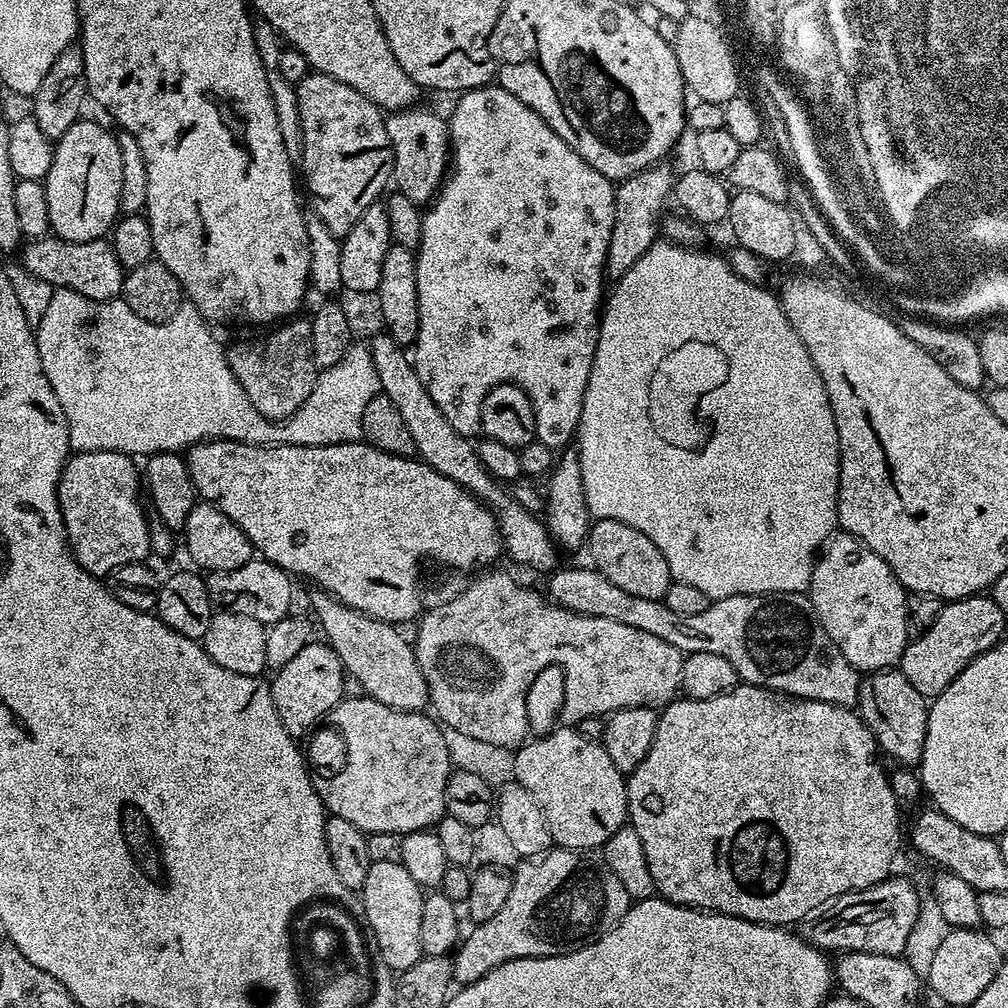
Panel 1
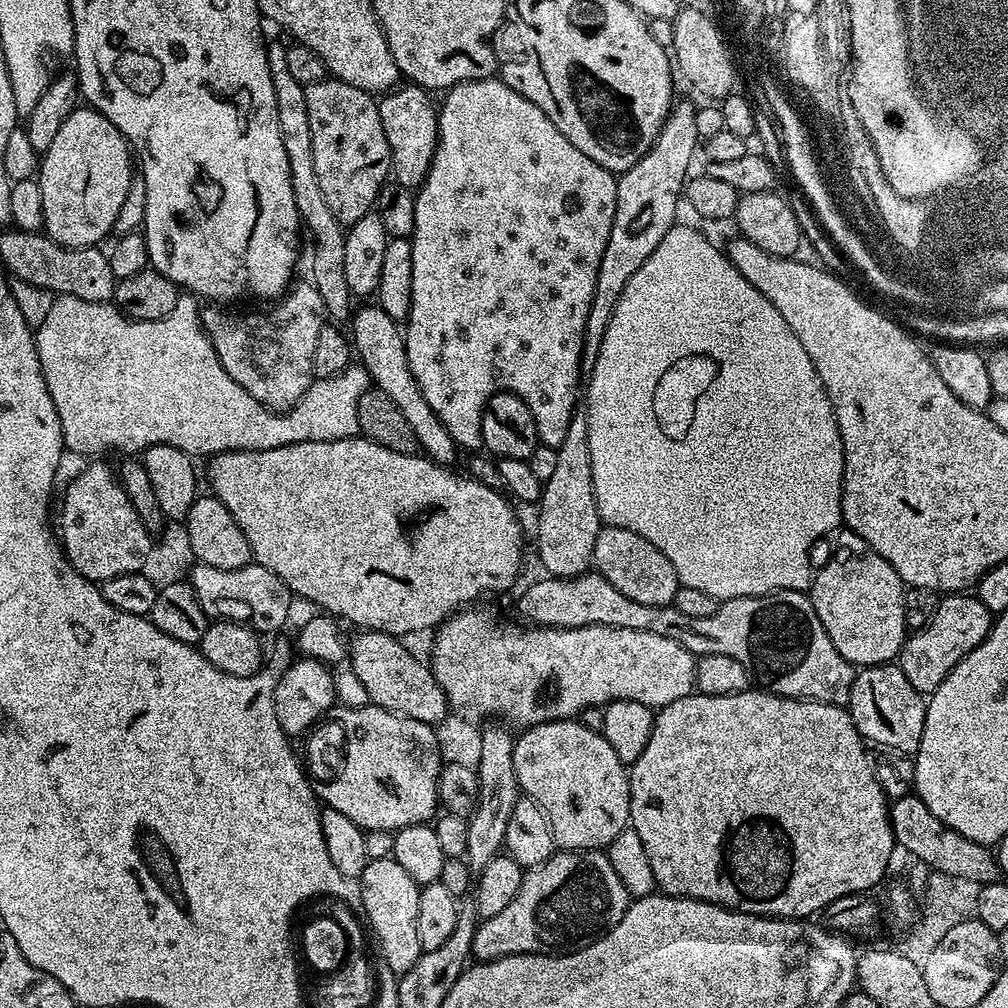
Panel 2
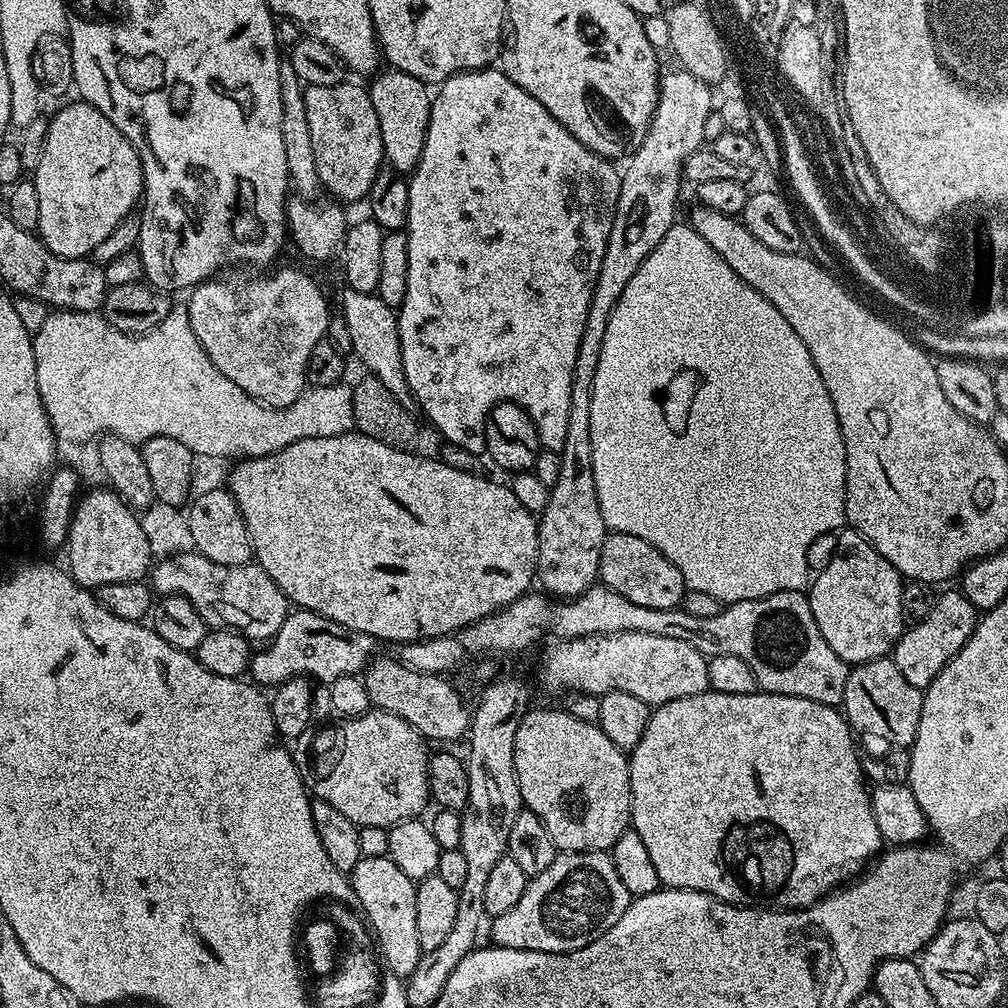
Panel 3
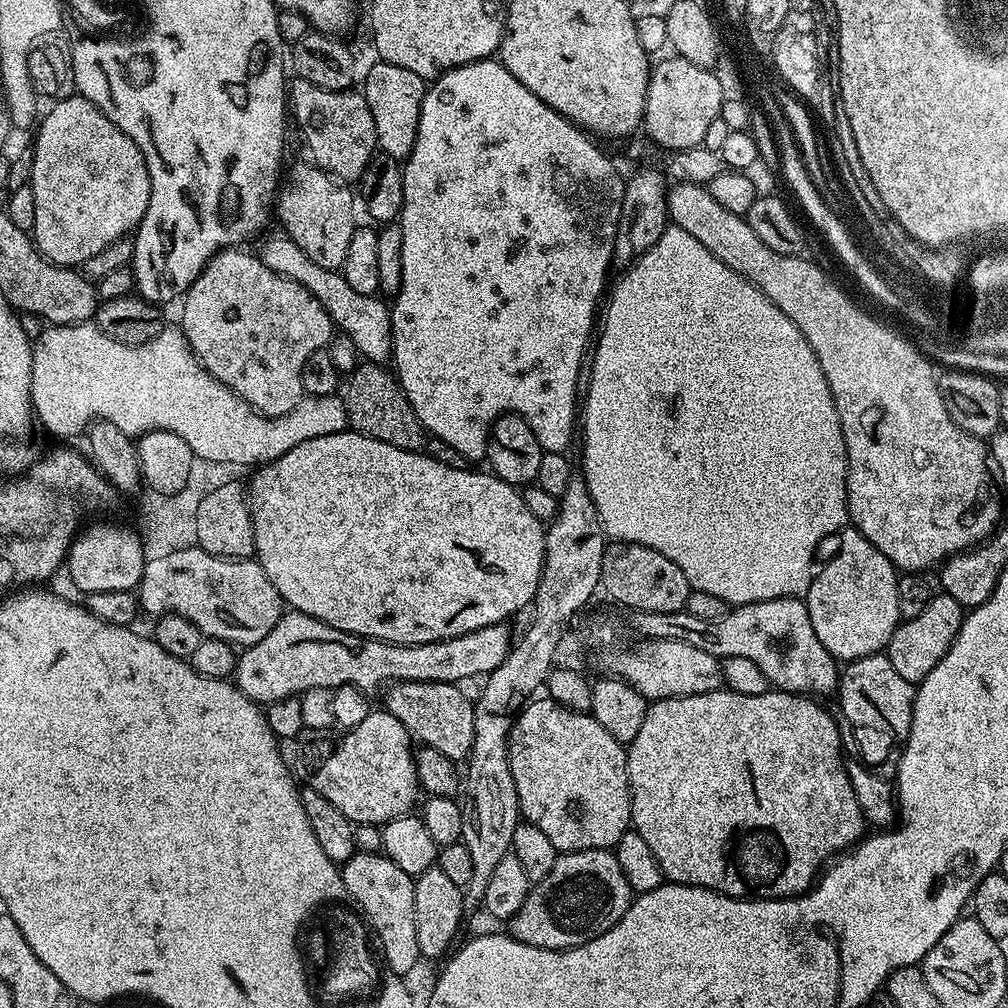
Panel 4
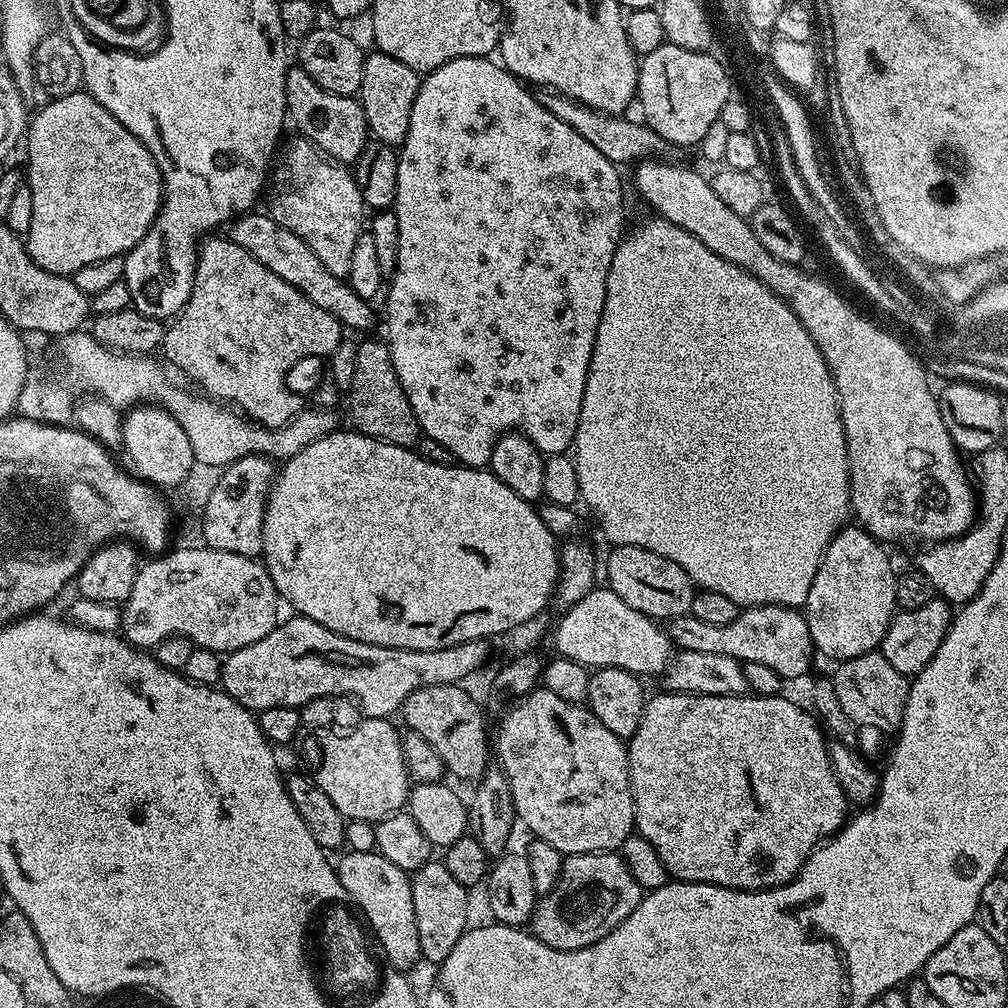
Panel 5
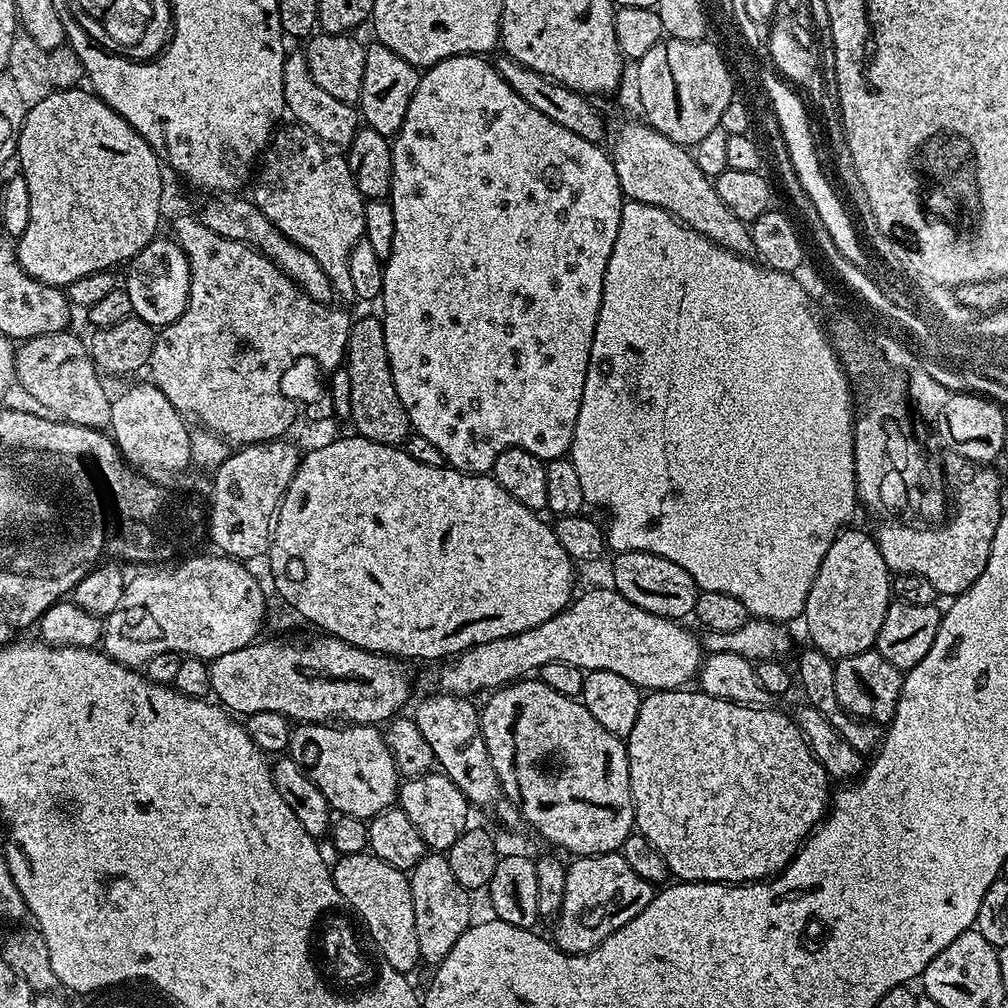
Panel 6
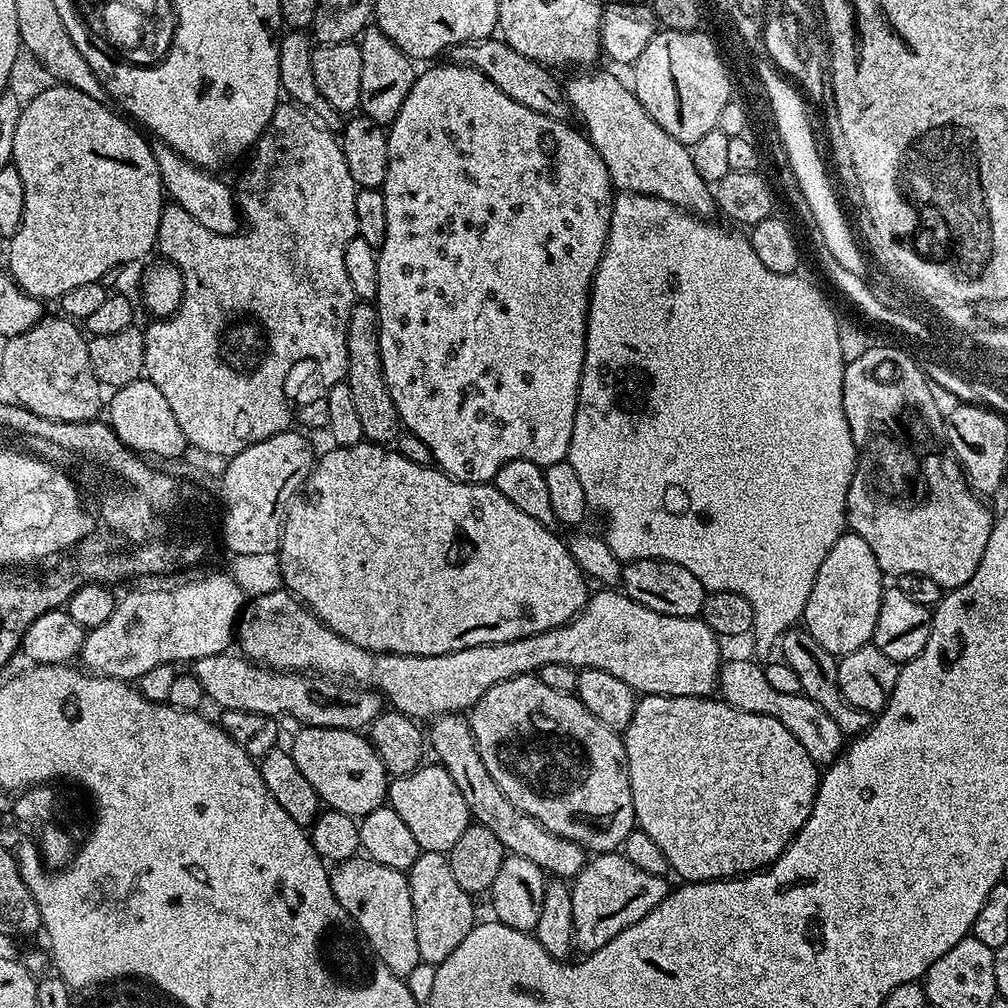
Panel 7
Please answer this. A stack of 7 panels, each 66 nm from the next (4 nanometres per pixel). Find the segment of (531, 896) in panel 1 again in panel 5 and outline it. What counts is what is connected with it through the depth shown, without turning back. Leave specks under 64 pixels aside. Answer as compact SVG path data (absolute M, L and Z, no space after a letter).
M615 851L565 856L554 890L536 901L530 931L551 948L585 948L606 938L614 926L621 924L638 906L641 895L640 884L634 882L634 874L630 874L626 862Z

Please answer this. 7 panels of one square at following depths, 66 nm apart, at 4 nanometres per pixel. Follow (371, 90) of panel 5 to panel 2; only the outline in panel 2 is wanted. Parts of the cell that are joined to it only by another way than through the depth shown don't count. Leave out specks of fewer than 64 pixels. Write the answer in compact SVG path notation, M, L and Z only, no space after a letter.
M411 82L397 86L379 97L382 130L386 130L386 142L390 142L392 171L395 183L419 186L424 183L432 165L434 150L438 142L440 118L437 105L427 91Z

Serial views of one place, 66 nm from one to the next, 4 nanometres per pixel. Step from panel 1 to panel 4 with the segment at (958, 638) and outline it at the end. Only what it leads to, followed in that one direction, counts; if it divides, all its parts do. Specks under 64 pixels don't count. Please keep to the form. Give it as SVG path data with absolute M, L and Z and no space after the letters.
M943 594L933 595L930 606L926 606L926 610L918 614L918 618L910 618L897 624L886 649L888 661L892 663L894 670L898 670L898 674L902 674L902 678L909 680L913 686L919 685L926 674L930 674L930 670L938 666L946 650L950 650L965 615L965 609L954 602L954 598Z

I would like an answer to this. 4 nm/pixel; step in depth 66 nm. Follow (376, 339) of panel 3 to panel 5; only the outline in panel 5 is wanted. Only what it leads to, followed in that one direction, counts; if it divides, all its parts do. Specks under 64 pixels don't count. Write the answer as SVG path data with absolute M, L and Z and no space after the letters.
M260 210L245 212L243 216L231 221L232 241L242 246L242 250L246 250L254 258L258 258L258 262L262 262L266 270L278 274L282 282L290 282L290 286L294 286L303 296L310 298L314 306L322 306L322 310L332 313L345 329L357 328L360 332L366 331L372 324L373 305L358 294L354 294L347 279L334 275L331 267L320 260L318 254L314 254L314 250L310 250L310 246L306 246L306 242L302 242L298 234L294 234L294 230L279 224L271 214L261 212Z

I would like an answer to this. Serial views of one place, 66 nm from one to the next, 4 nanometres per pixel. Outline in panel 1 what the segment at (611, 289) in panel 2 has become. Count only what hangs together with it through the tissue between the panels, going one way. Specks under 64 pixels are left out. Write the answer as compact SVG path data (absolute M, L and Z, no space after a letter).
M661 162L651 168L646 169L644 172L635 172L629 180L619 181L618 187L616 188L616 209L614 210L614 230L610 234L610 246L608 247L608 253L606 254L606 262L604 263L606 269L606 276L609 281L615 282L622 278L622 274L626 274L626 270L630 270L630 266L634 266L634 262L638 262L638 258L642 258L642 254L646 254L646 250L650 250L650 246L655 244L658 239L658 233L662 228L662 217L665 215L668 200L670 204L670 197L674 192L674 172L671 172L667 168L667 163Z

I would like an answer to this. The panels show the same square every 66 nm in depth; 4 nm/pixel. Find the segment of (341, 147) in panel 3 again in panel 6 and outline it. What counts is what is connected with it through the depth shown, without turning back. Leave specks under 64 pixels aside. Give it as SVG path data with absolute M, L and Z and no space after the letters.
M289 51L284 57L284 69L282 70L282 94L284 95L284 107L287 115L294 118L295 123L313 132L325 145L351 144L354 134L362 127L362 117L353 105L346 102L338 102L338 98L326 94L318 82L310 75L307 55L303 51Z

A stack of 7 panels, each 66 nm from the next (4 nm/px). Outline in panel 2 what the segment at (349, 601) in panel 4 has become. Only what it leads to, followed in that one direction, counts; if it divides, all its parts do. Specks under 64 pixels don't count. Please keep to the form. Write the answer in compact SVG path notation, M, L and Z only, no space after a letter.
M353 438L330 442L298 442L290 446L278 446L274 450L217 452L207 464L211 495L218 497L222 506L230 510L234 522L238 522L238 530L246 534L253 561L278 574L293 597L300 599L301 596L302 599L317 604L320 607L317 609L323 610L327 615L357 624L357 629L385 632L397 638L408 638L411 632L424 632L427 628L435 630L449 616L483 601L480 600L483 596L506 591L520 572L524 536L520 533L520 520L512 509L513 501L503 491L486 486L463 471L452 472L456 470L437 464L423 454L398 454L394 450L386 450L386 446L378 446L373 440Z

